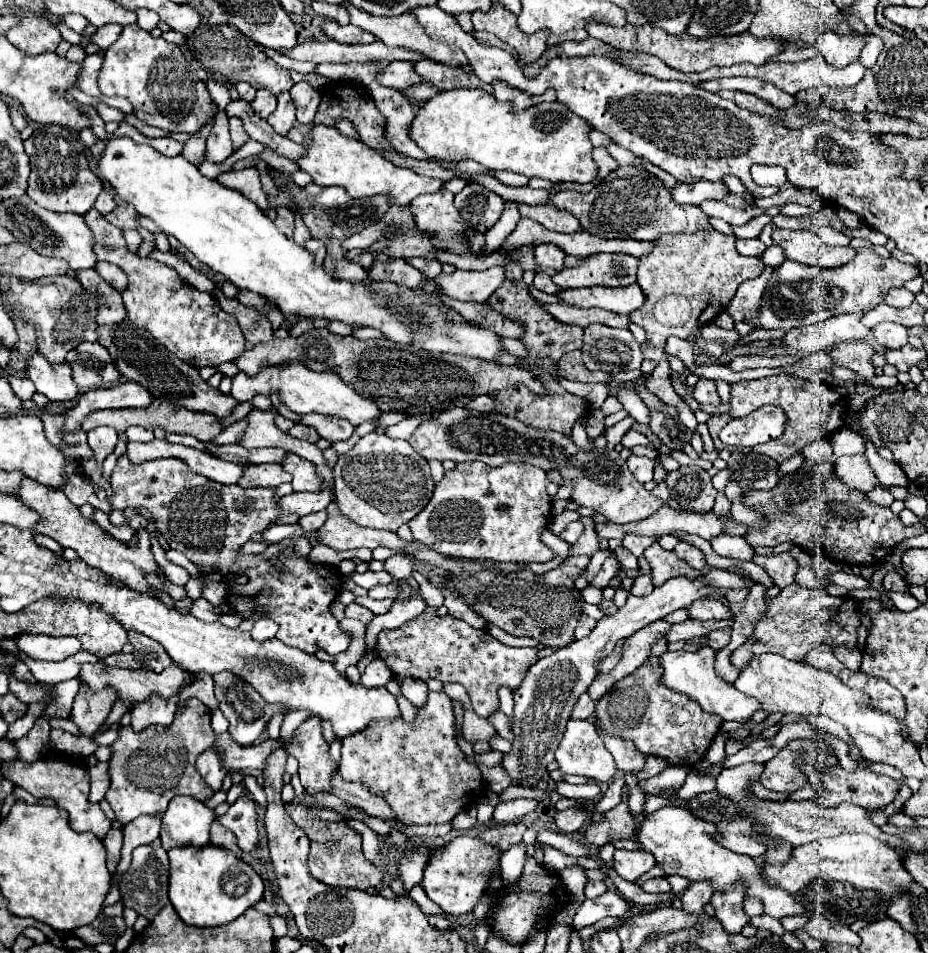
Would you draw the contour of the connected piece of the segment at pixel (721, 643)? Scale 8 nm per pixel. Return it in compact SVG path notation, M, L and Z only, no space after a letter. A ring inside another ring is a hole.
M730 628L716 630L716 632L712 632L712 634L706 638L706 646L712 646L714 650L722 650L728 642L730 642Z

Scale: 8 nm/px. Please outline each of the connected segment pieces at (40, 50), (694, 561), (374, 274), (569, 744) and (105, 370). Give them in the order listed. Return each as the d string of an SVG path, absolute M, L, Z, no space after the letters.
M30 14L22 16L20 24L6 32L6 38L30 56L54 52L62 40L60 32L46 18L38 18Z
M678 542L676 548L674 548L674 552L676 552L676 556L678 556L680 560L684 560L688 566L692 566L692 568L696 568L696 570L702 570L702 568L706 566L704 554L702 554L698 548L694 548L694 546L686 544L686 542Z
M390 256L386 262L374 260L372 266L368 268L368 276L372 280L392 280L410 288L420 288L422 280L426 280L424 274L420 274L414 266L410 266L404 258L394 258Z
M570 720L566 724L564 738L556 750L556 762L564 774L590 776L604 784L614 782L614 758L604 748L594 726L586 720Z
M80 342L68 352L66 362L74 370L74 380L82 392L90 388L106 388L106 384L116 384L120 372L112 362L106 362L106 348L98 342Z

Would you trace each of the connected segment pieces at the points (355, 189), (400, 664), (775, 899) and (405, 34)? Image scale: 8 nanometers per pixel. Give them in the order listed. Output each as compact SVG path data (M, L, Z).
M314 126L312 144L308 146L308 154L296 162L304 172L308 172L316 184L320 186L342 186L352 198L370 198L376 194L386 194L390 204L410 204L416 196L438 192L442 188L442 180L418 176L408 168L400 168L394 162L386 160L380 152L372 150L364 142L356 138L348 138L340 134L336 128Z
M426 608L418 618L402 624L400 628L394 630L382 630L378 634L378 658L382 658L388 668L392 670L394 676L404 676L404 678L416 678L416 680L428 680L436 678L440 682L458 682L470 692L472 708L476 710L478 716L488 718L498 706L498 688L508 686L516 690L522 684L522 678L526 670L538 660L536 658L536 648L514 648L498 642L494 636L490 636L486 630L474 630L462 620L456 620L452 616L438 616L434 608Z
M670 806L670 808L660 808L658 812L646 816L638 826L636 840L640 842L640 846L646 852L654 854L656 862L662 866L666 876L678 874L678 876L688 878L690 882L706 880L706 882L712 882L710 886L714 888L714 892L722 892L722 894L730 886L746 884L744 898L758 898L764 904L764 914L778 918L778 920L784 916L806 914L806 910L802 906L798 906L798 902L790 894L786 894L784 890L778 890L778 888L772 890L762 880L762 870L760 870L760 866L756 866L756 862L750 856L736 854L736 852L722 848L718 844L718 840L714 840L712 836L718 836L714 824L694 818L690 814L690 810L686 810L686 808Z
M344 2L342 6L346 6L346 10L350 14L350 24L354 24L354 26L358 26L362 30L368 30L378 40L382 40L386 46L410 48L410 50L416 50L416 52L424 54L430 60L436 60L436 62L442 62L442 64L448 64L448 66L462 66L466 62L466 56L456 46L446 46L442 42L434 42L432 38L428 38L428 34L422 30L422 26L418 26L414 14L410 14L410 12L404 12L400 16L374 16L374 14L364 12L364 10L358 10L356 6L352 6L348 2Z

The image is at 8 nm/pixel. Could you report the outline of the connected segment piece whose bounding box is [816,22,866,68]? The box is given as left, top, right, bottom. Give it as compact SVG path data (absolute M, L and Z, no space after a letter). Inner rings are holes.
M824 22L818 24L818 32L820 32L820 40L816 42L816 46L824 52L826 60L838 68L844 68L850 62L854 62L860 56L862 46L866 44L860 36L850 36L850 34L838 36L830 32L830 28Z

